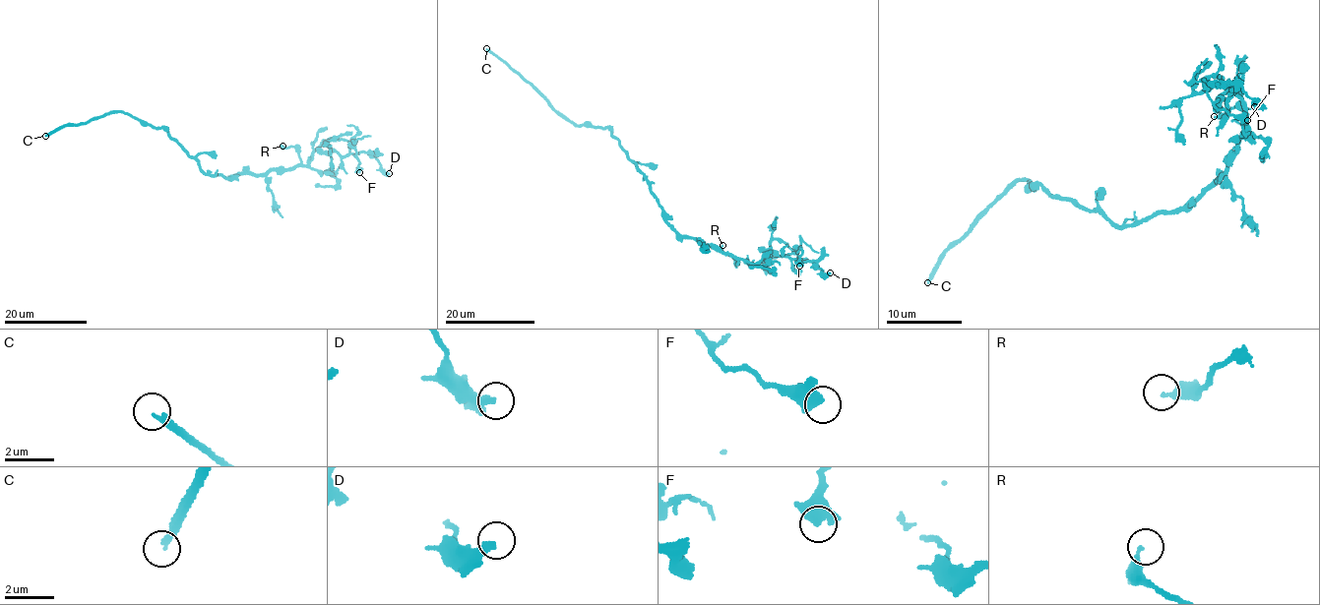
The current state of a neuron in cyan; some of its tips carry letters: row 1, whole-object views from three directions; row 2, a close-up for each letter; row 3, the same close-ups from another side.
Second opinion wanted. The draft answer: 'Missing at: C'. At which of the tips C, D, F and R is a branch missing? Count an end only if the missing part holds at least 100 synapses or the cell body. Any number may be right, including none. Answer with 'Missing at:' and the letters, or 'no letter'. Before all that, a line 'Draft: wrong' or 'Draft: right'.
Draft: right
Missing at: C

